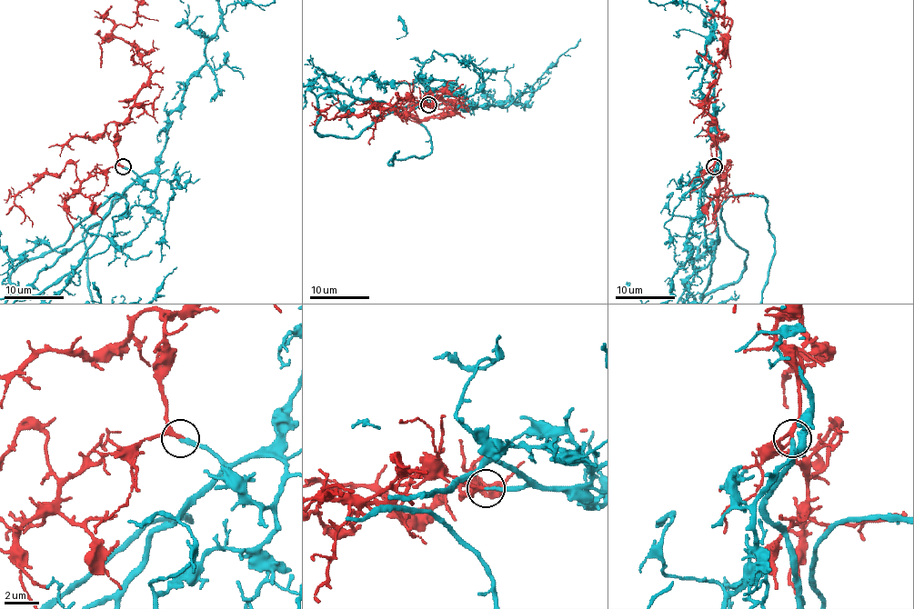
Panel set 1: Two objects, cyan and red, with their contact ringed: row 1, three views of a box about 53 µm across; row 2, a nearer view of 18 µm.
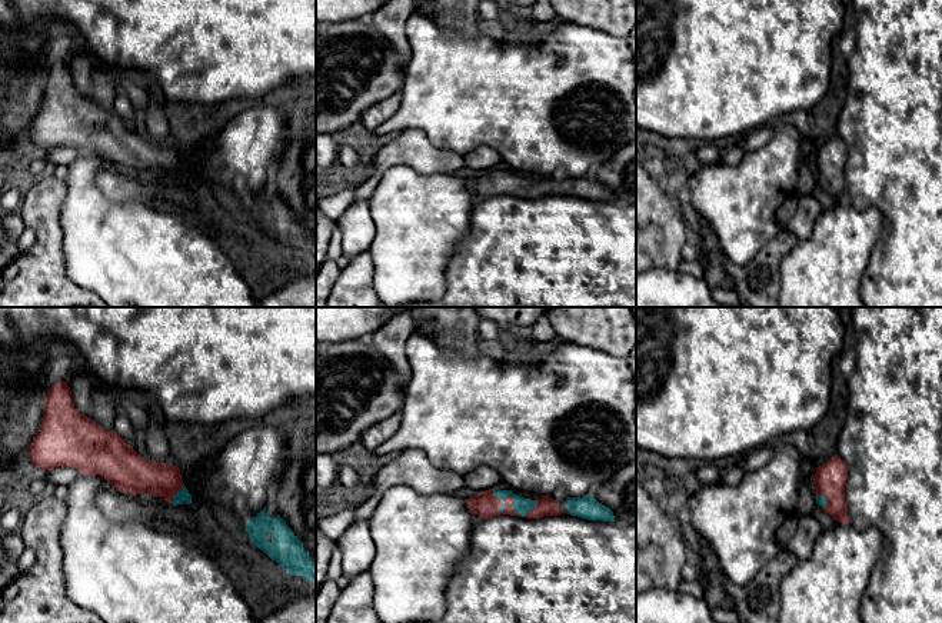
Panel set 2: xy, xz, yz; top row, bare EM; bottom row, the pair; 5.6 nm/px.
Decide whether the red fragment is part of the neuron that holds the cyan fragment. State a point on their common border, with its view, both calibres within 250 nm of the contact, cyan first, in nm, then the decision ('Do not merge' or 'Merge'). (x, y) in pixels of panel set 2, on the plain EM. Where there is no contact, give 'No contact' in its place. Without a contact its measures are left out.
Touches cyan at xz (503, 182). Thickness 90 nm (cyan) against 140 nm. Merge

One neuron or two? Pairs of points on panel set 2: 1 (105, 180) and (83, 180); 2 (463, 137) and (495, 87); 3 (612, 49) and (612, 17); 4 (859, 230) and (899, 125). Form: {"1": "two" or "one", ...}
{"1": "two", "2": "one", "3": "two", "4": "two"}

